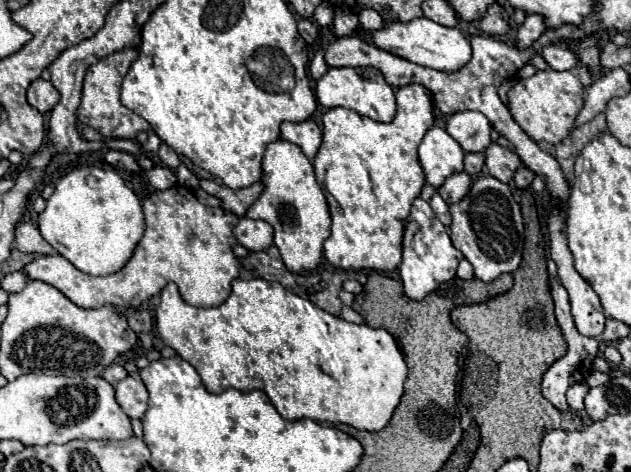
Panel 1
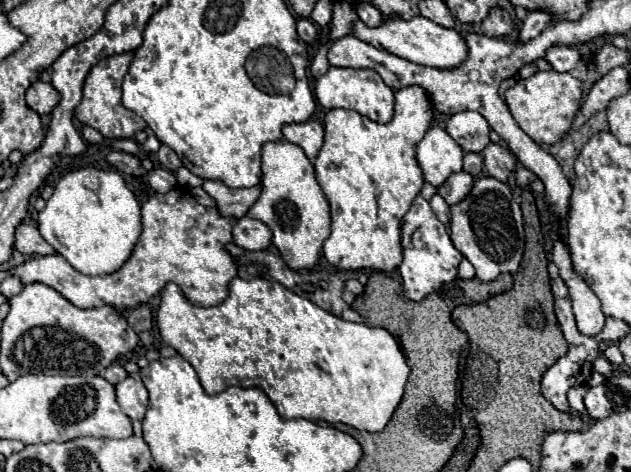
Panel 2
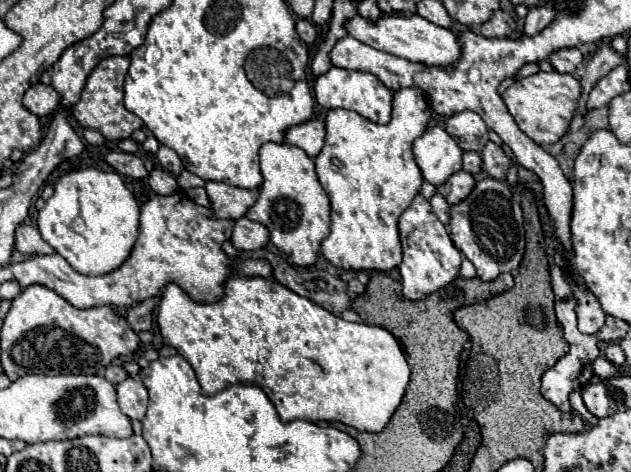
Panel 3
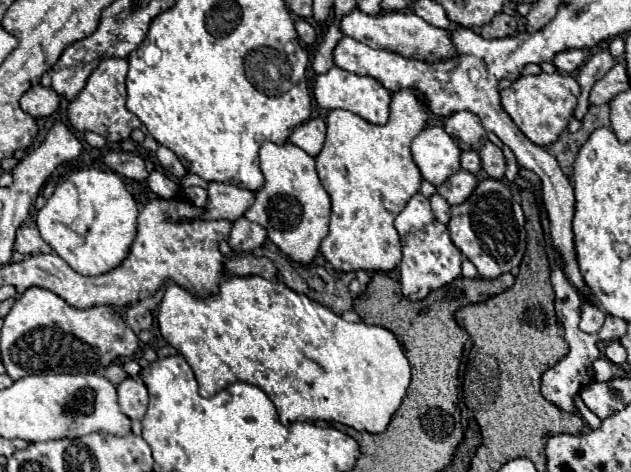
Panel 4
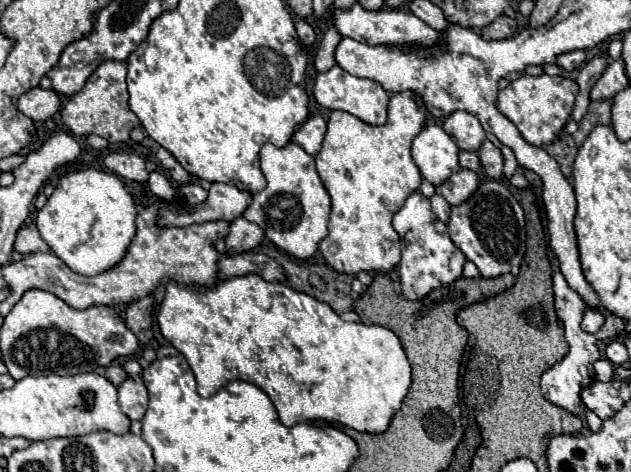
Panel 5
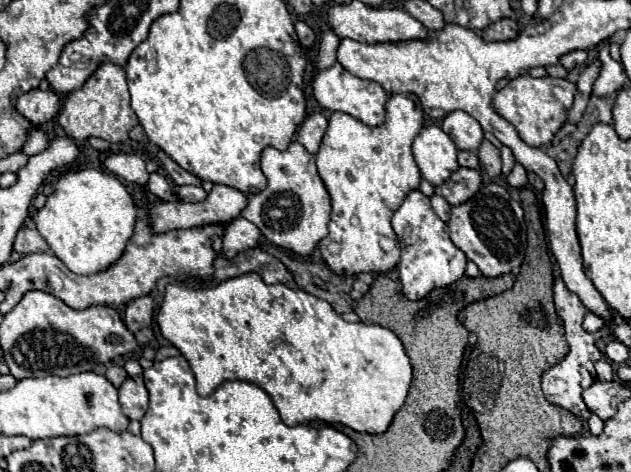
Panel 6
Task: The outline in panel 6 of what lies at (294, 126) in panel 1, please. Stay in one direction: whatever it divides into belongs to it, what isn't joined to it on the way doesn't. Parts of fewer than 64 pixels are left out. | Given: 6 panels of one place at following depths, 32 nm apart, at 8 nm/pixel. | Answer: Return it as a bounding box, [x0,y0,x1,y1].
[296,114,328,154]

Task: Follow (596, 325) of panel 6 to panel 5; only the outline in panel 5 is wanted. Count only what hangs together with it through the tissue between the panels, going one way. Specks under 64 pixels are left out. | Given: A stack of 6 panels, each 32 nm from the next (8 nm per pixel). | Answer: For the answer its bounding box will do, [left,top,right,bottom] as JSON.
[580,306,604,334]

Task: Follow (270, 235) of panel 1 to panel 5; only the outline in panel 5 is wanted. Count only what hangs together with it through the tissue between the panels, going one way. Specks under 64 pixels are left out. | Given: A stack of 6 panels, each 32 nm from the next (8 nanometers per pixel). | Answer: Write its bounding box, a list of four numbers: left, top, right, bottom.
[226,218,264,254]

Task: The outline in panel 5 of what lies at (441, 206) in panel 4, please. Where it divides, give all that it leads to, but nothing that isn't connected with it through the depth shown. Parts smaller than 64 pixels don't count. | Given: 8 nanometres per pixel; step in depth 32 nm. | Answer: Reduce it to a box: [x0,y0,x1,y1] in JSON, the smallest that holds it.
[430,194,450,224]

